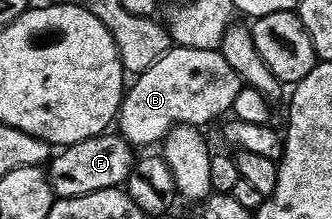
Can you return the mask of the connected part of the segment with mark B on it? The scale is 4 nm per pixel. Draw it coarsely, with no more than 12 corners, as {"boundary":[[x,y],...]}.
{"boundary":[[173,45],[133,80],[116,126],[136,148],[233,109],[221,51]]}

